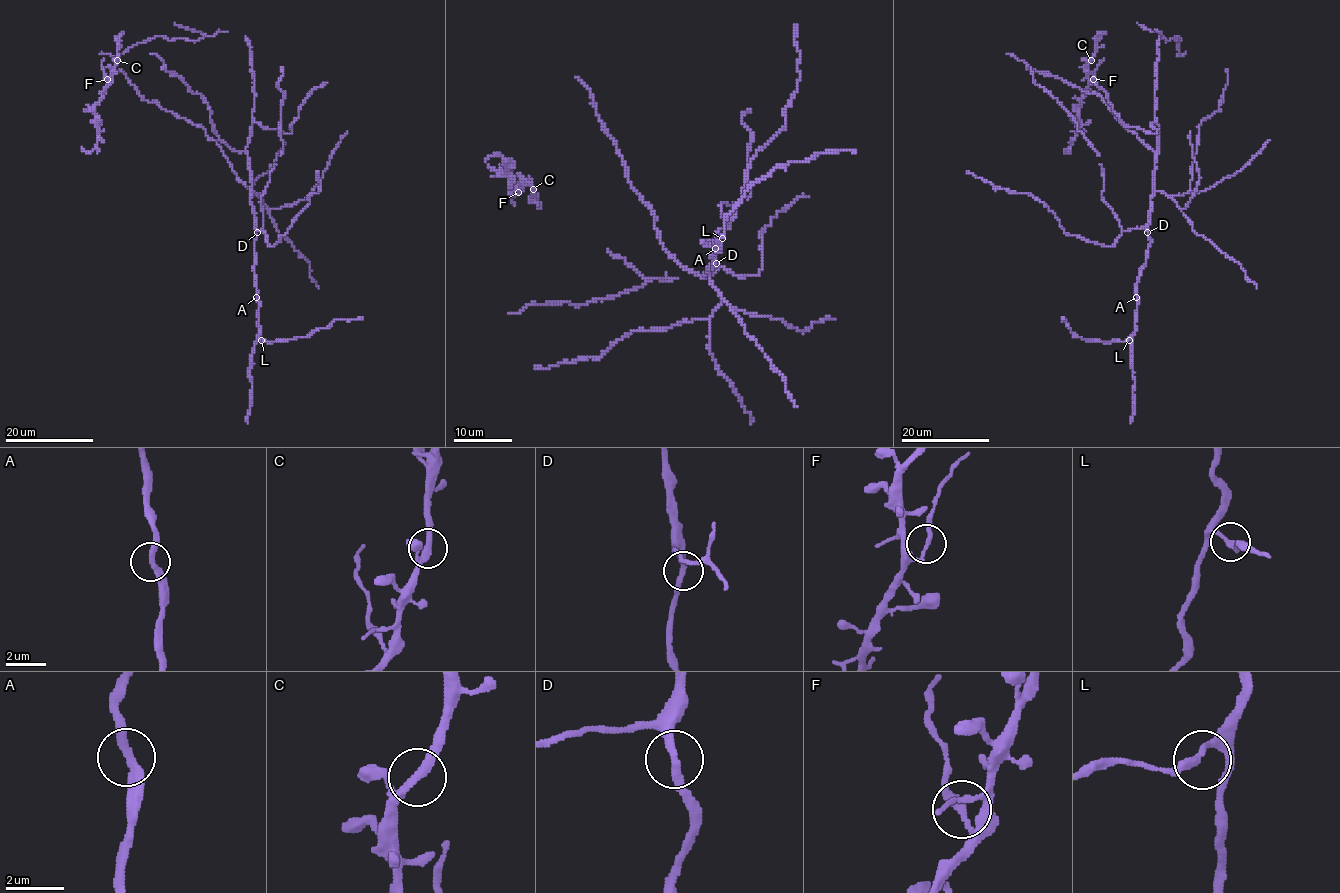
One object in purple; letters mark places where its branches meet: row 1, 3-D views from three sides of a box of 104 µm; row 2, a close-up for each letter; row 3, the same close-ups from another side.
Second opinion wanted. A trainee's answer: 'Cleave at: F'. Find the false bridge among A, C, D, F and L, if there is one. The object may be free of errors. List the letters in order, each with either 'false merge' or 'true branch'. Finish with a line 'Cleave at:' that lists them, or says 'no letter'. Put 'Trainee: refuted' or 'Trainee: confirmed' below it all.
A: true branch
C: true branch
D: true branch
F: false merge
L: true branch
Cleave at: F
Trainee: confirmed

